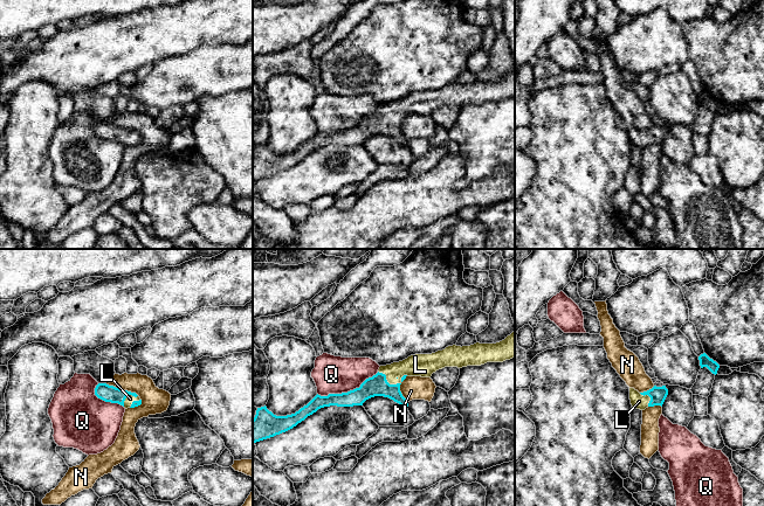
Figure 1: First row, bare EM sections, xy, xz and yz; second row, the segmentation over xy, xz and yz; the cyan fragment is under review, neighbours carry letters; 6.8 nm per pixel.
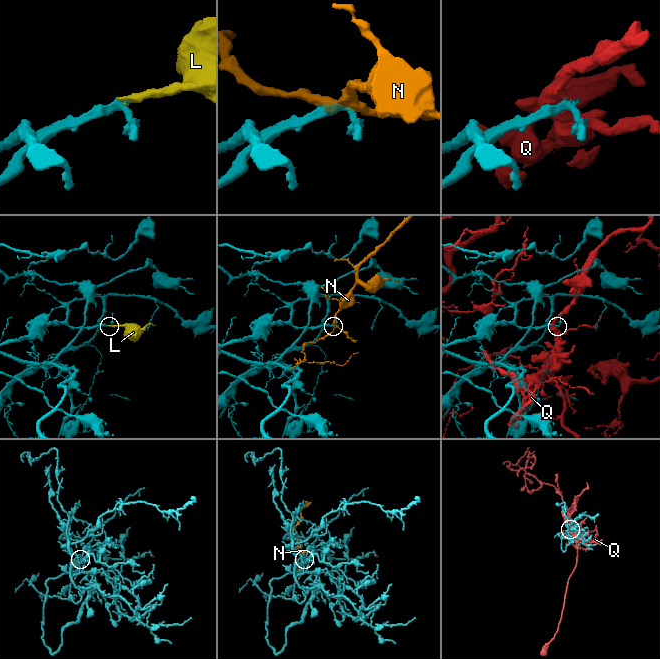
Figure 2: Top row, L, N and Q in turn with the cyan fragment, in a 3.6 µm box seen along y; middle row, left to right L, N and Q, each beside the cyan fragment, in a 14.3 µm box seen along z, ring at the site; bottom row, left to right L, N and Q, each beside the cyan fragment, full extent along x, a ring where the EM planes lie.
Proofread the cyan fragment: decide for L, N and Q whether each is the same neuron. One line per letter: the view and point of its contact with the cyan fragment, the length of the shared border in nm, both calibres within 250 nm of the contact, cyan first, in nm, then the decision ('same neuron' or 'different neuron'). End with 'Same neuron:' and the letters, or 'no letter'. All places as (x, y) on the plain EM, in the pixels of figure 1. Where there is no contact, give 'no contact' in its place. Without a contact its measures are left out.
L: contact xz (392, 123); length 220 nm; calibres 140 and 160 nm; same neuron
N: contact xy (122, 127); length 240 nm; calibres 120 and 180 nm; different neuron
Q: contact xz (348, 130); length 460 nm; calibres 140 and 260 nm; different neuron
Same neuron: L

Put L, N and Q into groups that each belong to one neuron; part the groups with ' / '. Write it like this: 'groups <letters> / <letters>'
groups L / N / Q

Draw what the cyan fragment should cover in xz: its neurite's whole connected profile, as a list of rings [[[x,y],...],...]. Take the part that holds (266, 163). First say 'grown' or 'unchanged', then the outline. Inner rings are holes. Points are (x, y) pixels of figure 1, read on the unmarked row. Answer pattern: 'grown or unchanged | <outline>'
grown | [[[515,70],[508,74],[504,78],[496,82],[480,82],[476,81],[470,84],[448,84],[442,89],[438,89],[432,92],[415,92],[407,97],[393,100],[391,103],[380,104],[378,111],[372,116],[366,117],[359,126],[342,132],[329,132],[328,134],[316,133],[307,144],[298,150],[287,154],[276,154],[267,147],[267,145],[257,146],[256,153],[253,157],[253,181],[274,175],[282,171],[285,171],[298,161],[304,159],[308,154],[316,151],[318,147],[330,144],[337,145],[353,145],[363,144],[363,141],[374,134],[384,134],[399,141],[401,145],[407,146],[408,139],[402,134],[400,130],[400,123],[407,115],[421,115],[431,116],[433,111],[445,105],[467,105],[467,104],[481,104],[487,100],[503,100],[515,96]]]

